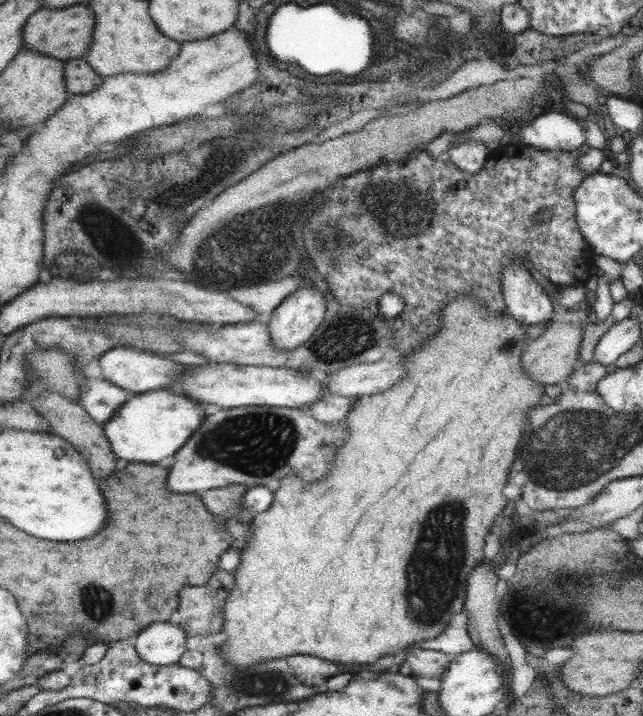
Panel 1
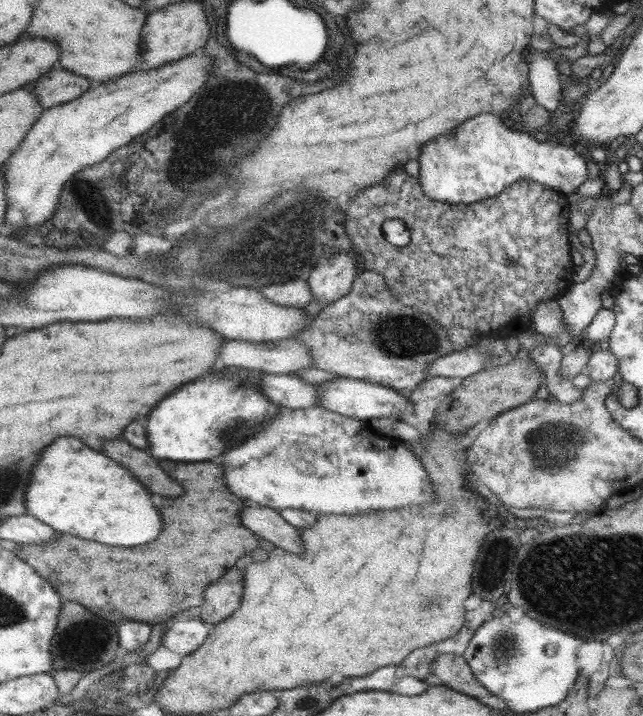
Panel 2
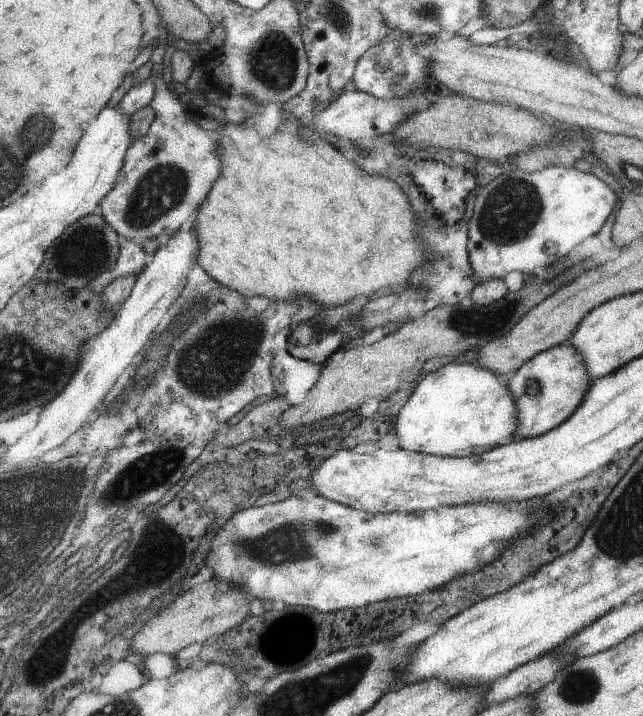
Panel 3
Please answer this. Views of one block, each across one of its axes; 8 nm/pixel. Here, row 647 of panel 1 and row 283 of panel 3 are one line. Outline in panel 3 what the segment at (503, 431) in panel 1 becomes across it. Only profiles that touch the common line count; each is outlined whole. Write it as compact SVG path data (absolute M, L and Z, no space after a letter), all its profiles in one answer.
M228 120L225 124L222 122L215 131L221 132L221 138L217 142L219 144L217 152L219 152L222 166L221 174L213 180L205 200L199 204L197 216L193 218L192 225L198 246L195 262L215 282L241 297L265 296L269 300L293 300L293 296L309 296L309 300L313 300L313 304L319 304L319 306L323 306L323 309L341 306L343 302L351 300L354 296L359 296L359 298L371 296L379 288L393 288L393 286L401 286L401 284L407 286L409 274L423 262L425 246L421 244L419 232L415 230L417 216L411 210L407 196L395 182L387 180L381 175L370 175L363 172L356 162L347 160L343 154L339 154L332 147L329 139L307 144L305 140L301 140L297 136L290 125L276 131L269 138L261 138L253 126L241 126Z

